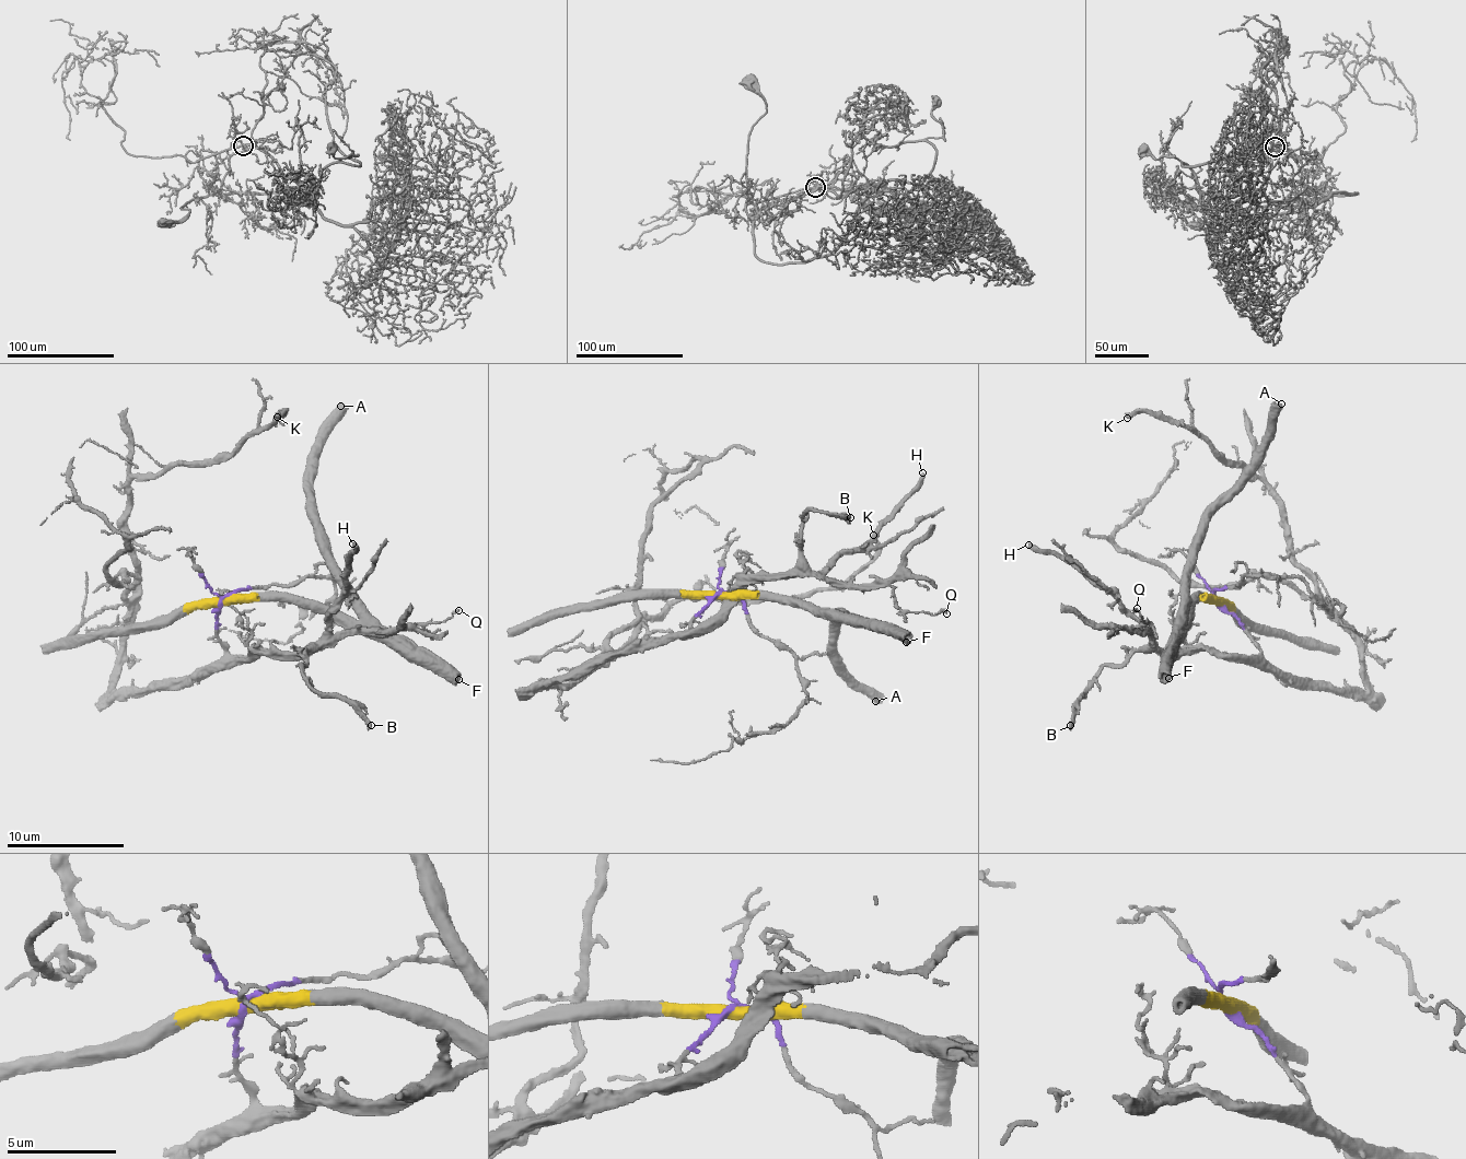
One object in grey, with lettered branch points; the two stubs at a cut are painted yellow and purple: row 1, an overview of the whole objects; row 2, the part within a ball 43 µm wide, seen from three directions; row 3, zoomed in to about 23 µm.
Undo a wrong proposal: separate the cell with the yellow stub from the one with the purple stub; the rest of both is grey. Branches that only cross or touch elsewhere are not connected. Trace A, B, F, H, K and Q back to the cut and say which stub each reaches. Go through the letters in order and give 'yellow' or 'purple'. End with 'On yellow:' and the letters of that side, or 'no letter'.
A: yellow
B: purple
F: yellow
H: purple
K: purple
Q: purple
On yellow: A, F

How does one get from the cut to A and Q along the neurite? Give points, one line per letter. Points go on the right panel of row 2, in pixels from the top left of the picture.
A: (1216, 601), (1188, 600), (1183, 615), (1201, 518), (1232, 486), (1281, 404)
Q: (1216, 601), (1243, 628), (1258, 654), (1155, 651), (1149, 632), (1131, 632), (1151, 622), (1137, 608)

